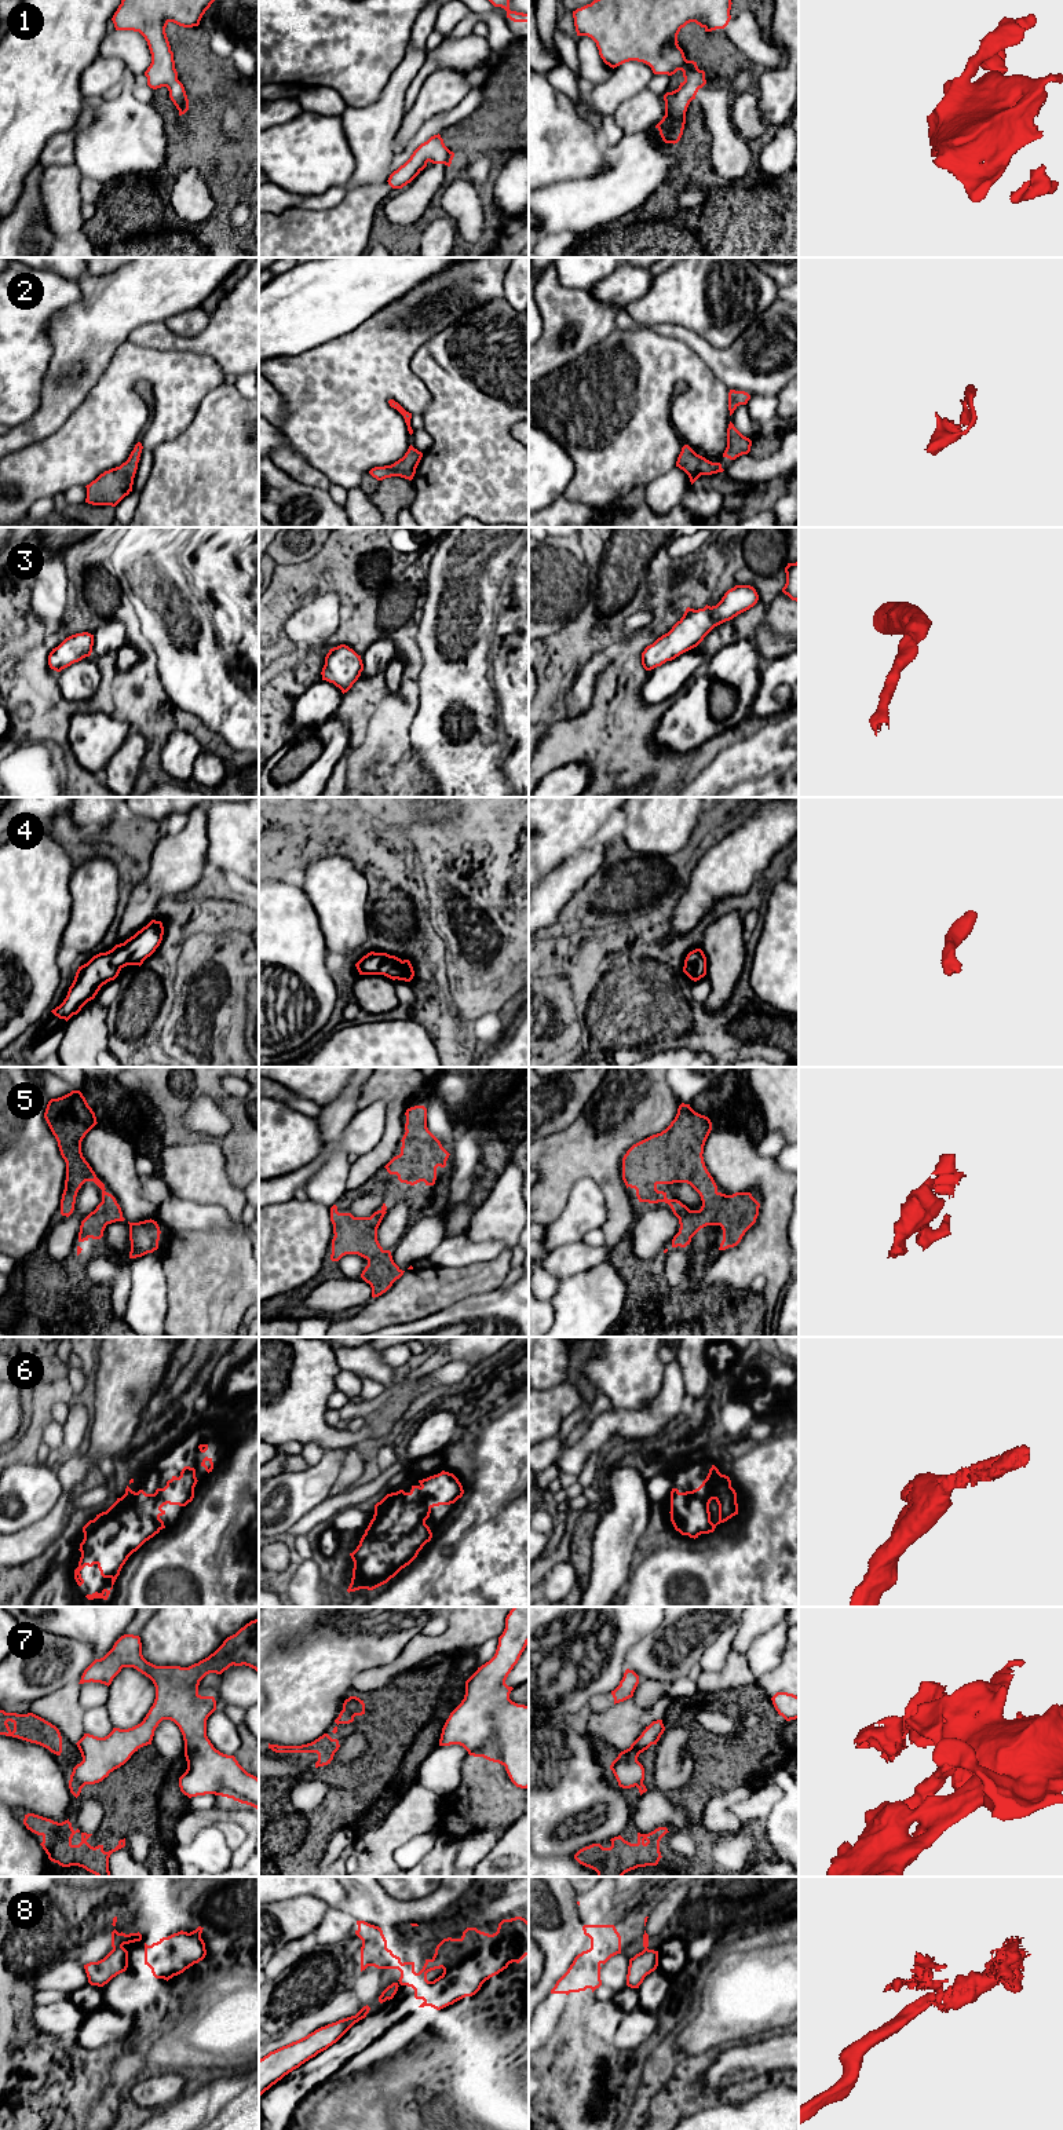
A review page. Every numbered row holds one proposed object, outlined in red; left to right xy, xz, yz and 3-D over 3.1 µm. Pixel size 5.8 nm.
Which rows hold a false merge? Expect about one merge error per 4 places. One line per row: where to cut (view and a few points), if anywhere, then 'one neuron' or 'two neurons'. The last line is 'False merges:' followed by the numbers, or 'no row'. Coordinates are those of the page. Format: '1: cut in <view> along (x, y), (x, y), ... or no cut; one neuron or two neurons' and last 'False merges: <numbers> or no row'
1: no cut; one neuron
2: no cut; one neuron
3: no cut; one neuron
4: no cut; one neuron
5: no cut; one neuron
6: no cut; one neuron
7: cut in xy along (70, 1779), (84, 1785); two neurons
8: cut in xy along (121, 1946), (113, 1950); two neurons
False merges: 7, 8

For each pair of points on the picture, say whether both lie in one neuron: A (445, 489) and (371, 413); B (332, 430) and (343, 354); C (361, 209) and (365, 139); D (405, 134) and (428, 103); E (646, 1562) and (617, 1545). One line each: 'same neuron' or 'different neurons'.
A: different neurons
B: same neuron
C: different neurons
D: same neuron
E: different neurons

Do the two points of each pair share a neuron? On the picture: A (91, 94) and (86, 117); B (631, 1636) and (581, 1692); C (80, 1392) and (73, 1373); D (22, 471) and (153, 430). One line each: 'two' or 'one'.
A: two
B: one
C: one
D: one

